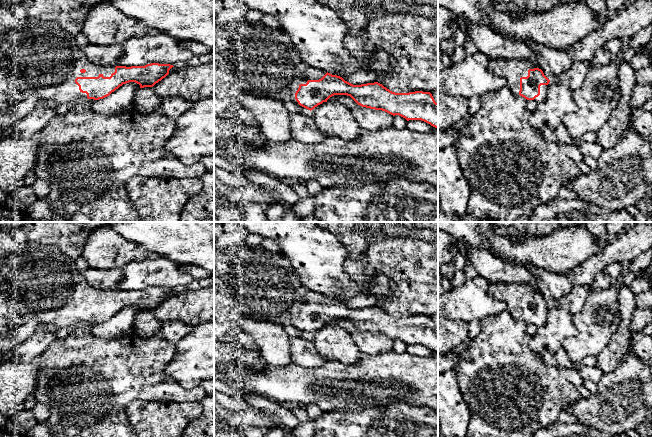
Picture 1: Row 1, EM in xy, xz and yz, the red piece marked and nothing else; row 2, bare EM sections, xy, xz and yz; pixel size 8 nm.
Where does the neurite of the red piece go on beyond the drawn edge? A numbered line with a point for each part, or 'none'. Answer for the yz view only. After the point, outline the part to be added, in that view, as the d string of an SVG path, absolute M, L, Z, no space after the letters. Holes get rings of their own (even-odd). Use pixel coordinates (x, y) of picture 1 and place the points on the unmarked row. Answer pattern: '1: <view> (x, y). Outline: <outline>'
1: yz (512, 294). Outline: M491 283L488 287L488 294L498 300L506 303L507 311L509 311L514 318L519 319L520 302L528 300L528 294L536 292L529 284L516 283Z

